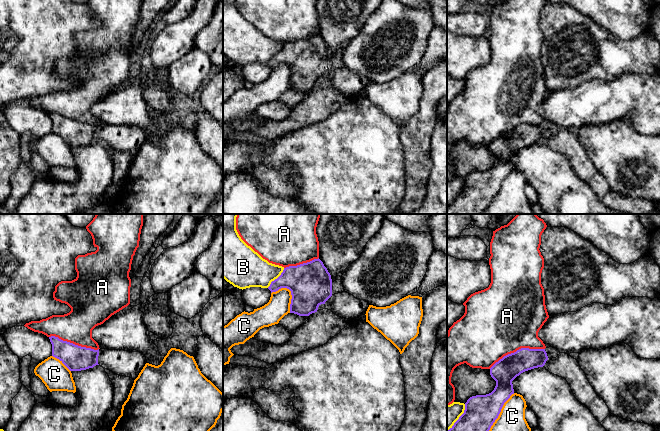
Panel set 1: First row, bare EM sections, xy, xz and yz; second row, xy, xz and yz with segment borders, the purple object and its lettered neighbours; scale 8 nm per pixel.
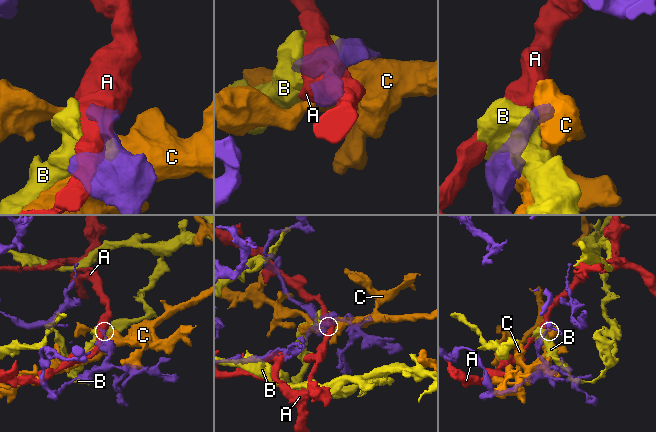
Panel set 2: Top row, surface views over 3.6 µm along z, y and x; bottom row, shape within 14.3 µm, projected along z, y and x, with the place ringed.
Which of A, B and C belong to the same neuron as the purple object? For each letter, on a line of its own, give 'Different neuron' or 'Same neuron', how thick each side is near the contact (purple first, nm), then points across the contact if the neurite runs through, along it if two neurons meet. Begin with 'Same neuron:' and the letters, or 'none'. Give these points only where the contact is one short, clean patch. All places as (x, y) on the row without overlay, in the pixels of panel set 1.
Same neuron: none
A: Different neuron. Thickness 200 nm (purple) against 500 nm
B: Different neuron. Thickness 300 nm (purple) against 280 nm
C: Different neuron. Thickness 260 nm (purple) against 340 nm

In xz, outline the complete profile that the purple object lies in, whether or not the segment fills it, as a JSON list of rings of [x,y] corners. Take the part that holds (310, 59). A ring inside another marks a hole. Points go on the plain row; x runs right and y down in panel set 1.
[[[319,34],[284,44],[268,63],[271,69],[281,64],[291,67],[290,89],[299,92],[309,92],[324,80],[338,93],[354,95],[365,91],[370,81],[345,67],[333,71],[331,51]]]

